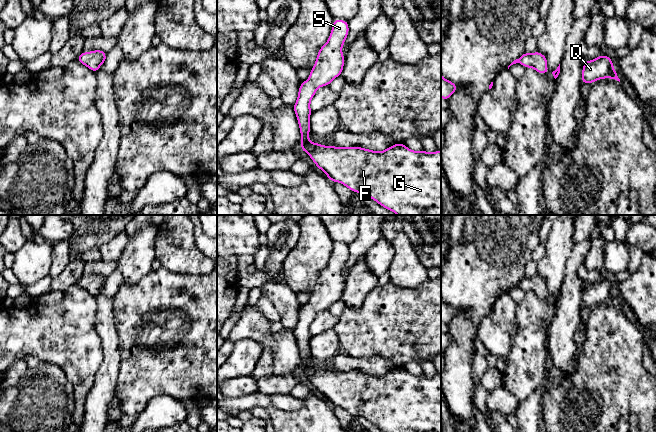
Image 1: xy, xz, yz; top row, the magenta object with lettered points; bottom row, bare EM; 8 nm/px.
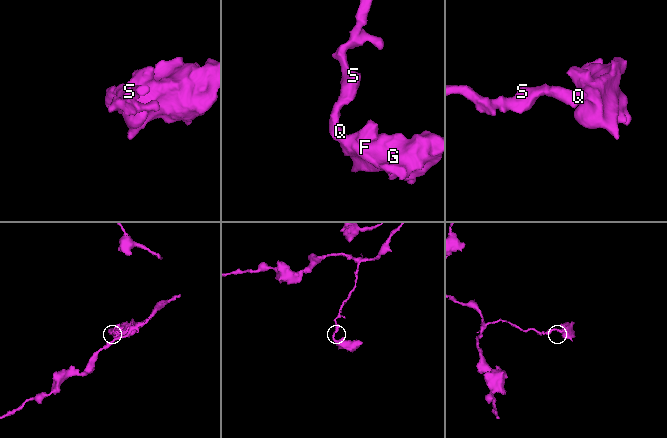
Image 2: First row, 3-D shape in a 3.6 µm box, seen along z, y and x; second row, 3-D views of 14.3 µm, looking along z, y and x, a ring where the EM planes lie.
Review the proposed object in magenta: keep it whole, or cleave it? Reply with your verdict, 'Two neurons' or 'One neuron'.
One neuron

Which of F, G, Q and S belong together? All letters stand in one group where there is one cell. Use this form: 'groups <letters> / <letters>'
groups F G Q S

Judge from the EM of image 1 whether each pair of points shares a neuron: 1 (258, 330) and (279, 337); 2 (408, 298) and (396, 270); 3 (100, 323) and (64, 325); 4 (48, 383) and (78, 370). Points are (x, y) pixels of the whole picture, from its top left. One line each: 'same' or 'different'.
1: different
2: different
3: different
4: different

